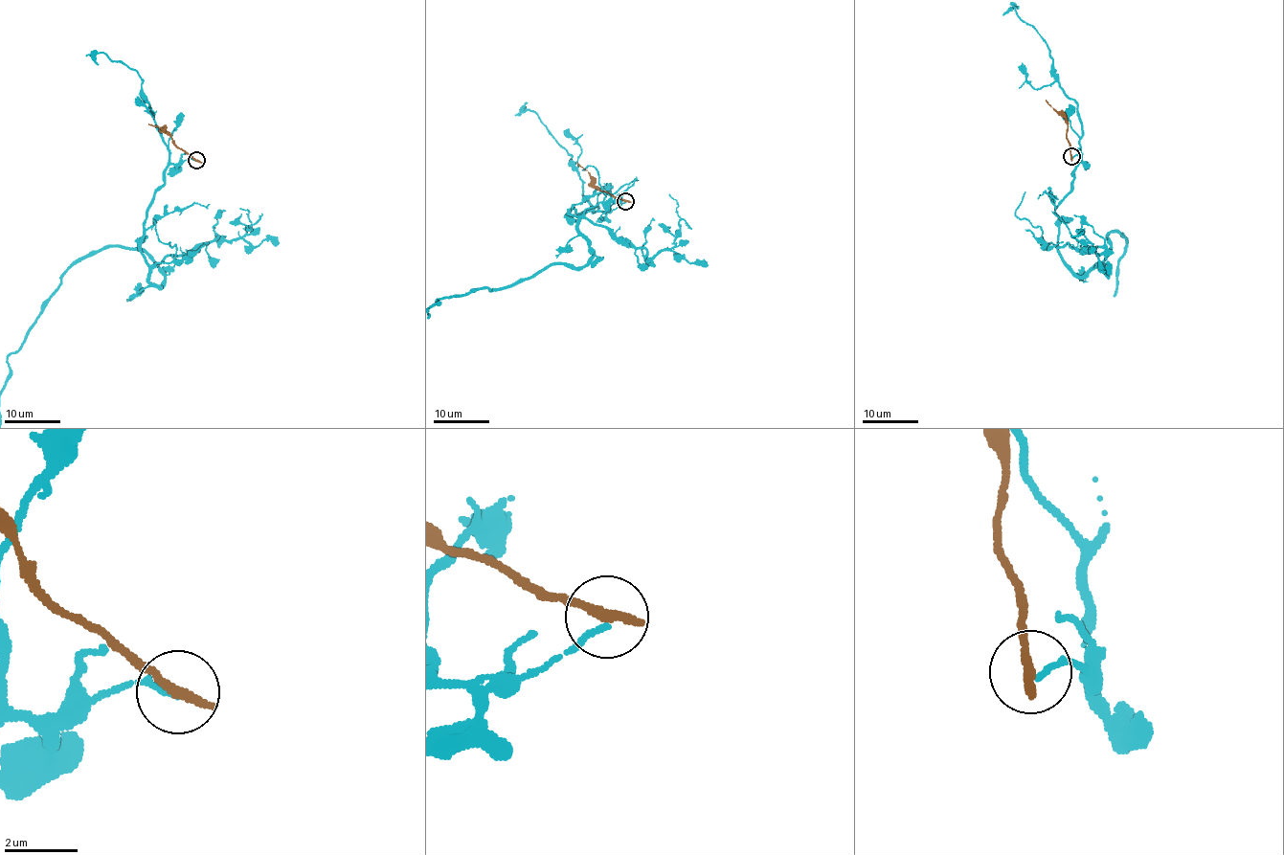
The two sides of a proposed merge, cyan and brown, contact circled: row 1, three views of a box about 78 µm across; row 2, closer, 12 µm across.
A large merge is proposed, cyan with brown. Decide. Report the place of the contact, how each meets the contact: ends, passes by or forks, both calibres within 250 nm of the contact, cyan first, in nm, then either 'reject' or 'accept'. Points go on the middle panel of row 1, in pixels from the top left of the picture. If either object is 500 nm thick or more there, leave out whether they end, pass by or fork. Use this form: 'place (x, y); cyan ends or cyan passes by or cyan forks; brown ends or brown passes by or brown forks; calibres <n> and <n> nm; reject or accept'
place (625, 201); cyan ends; brown ends; calibres 140 and 340 nm; reject

